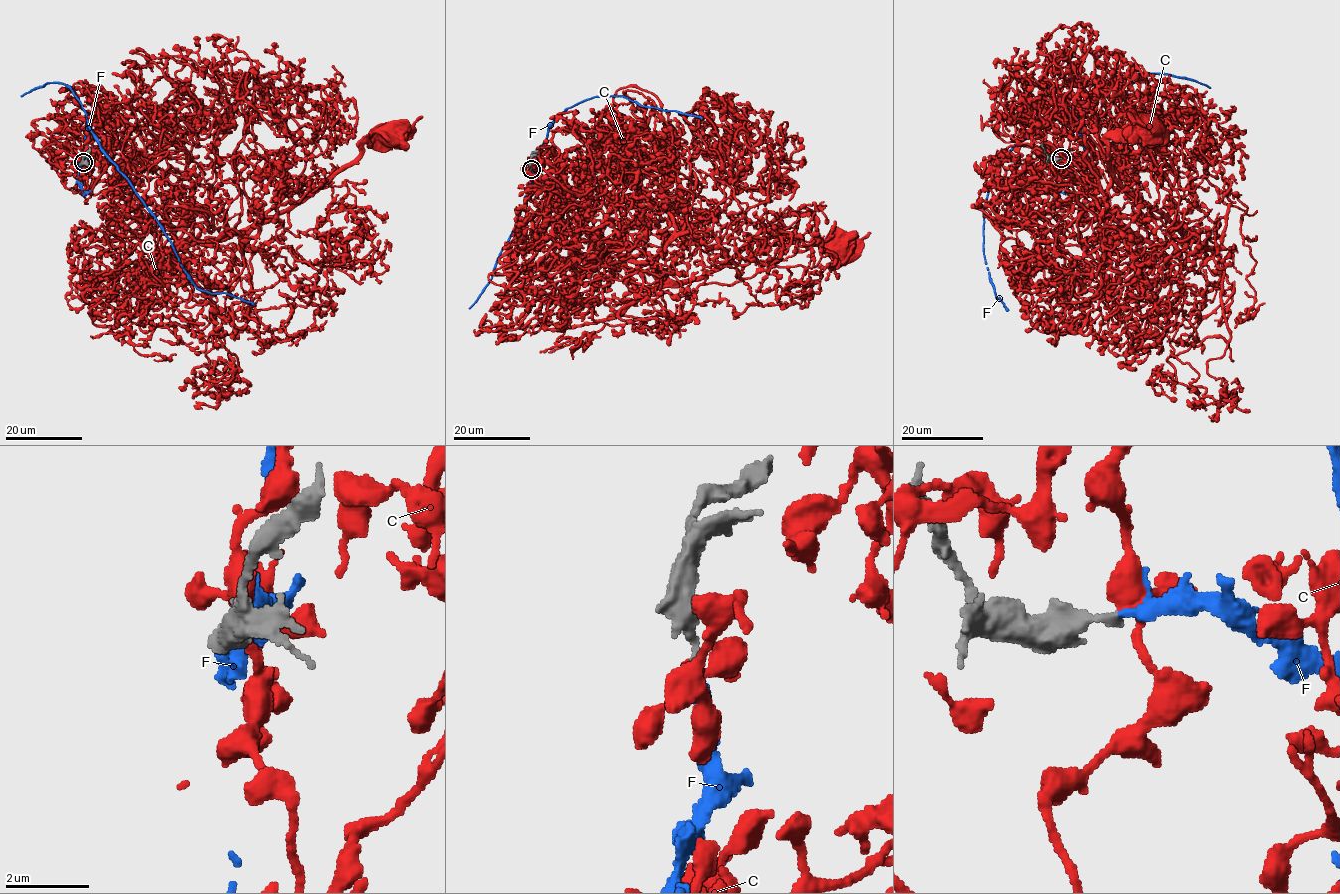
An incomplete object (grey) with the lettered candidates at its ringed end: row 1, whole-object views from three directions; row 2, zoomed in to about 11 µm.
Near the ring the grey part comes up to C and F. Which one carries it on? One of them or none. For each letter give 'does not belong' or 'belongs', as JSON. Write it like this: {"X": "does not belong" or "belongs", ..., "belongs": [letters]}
{"C": "does not belong", "F": "belongs", "belongs": ["F"]}

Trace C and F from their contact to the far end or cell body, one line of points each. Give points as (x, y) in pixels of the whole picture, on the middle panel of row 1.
C: (531, 169), (547, 145), (570, 203), (670, 279), (791, 214), (836, 248)
F: (531, 169), (529, 192), (547, 129), (565, 110), (593, 97), (623, 96), (702, 119)

